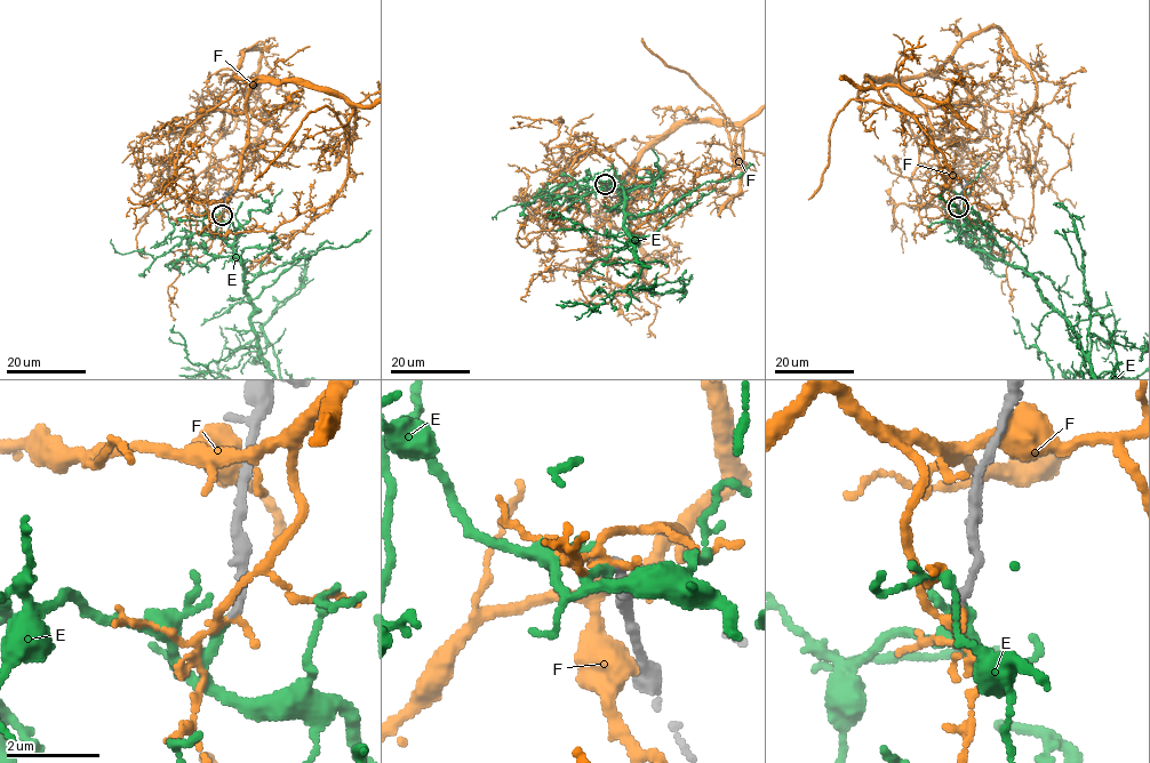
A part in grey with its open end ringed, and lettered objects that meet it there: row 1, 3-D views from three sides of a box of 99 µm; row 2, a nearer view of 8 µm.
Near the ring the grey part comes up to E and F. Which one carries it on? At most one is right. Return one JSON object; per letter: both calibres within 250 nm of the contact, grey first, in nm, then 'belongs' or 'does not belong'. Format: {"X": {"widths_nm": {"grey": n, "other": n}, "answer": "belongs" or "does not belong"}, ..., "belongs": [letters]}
{"E": {"widths_nm": {"grey": 180, "other": 160}, "answer": "belongs"}, "F": {"widths_nm": {"grey": 180, "other": 150}, "answer": "does not belong"}, "belongs": ["E"]}

